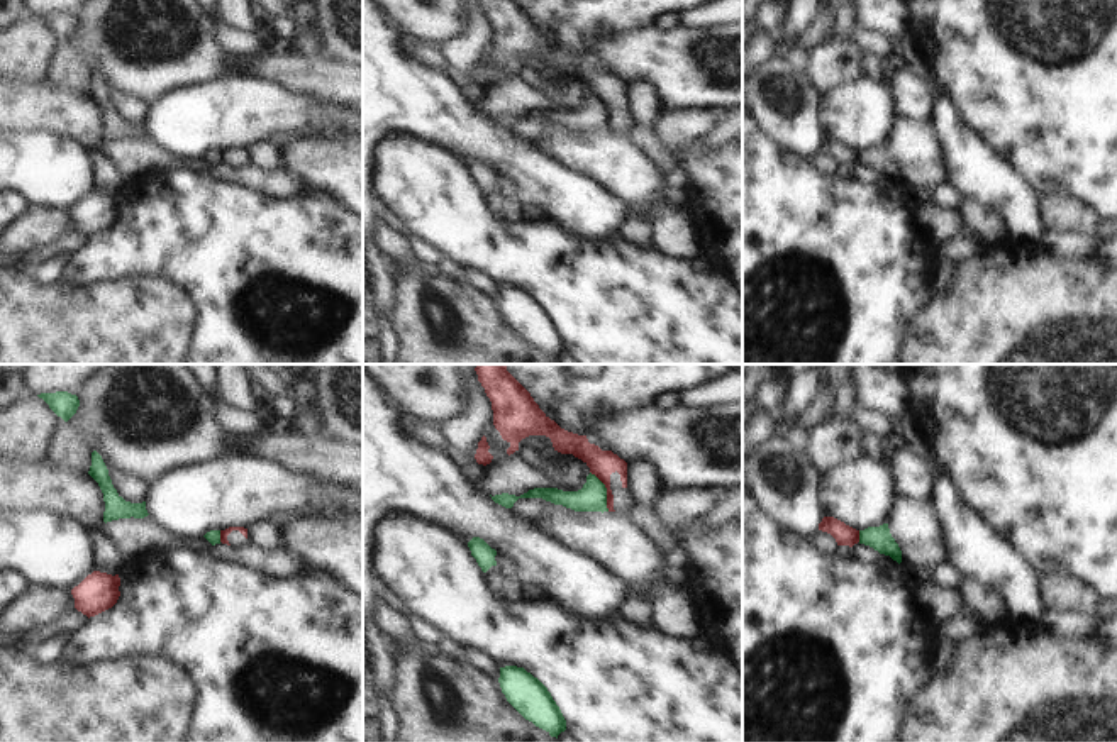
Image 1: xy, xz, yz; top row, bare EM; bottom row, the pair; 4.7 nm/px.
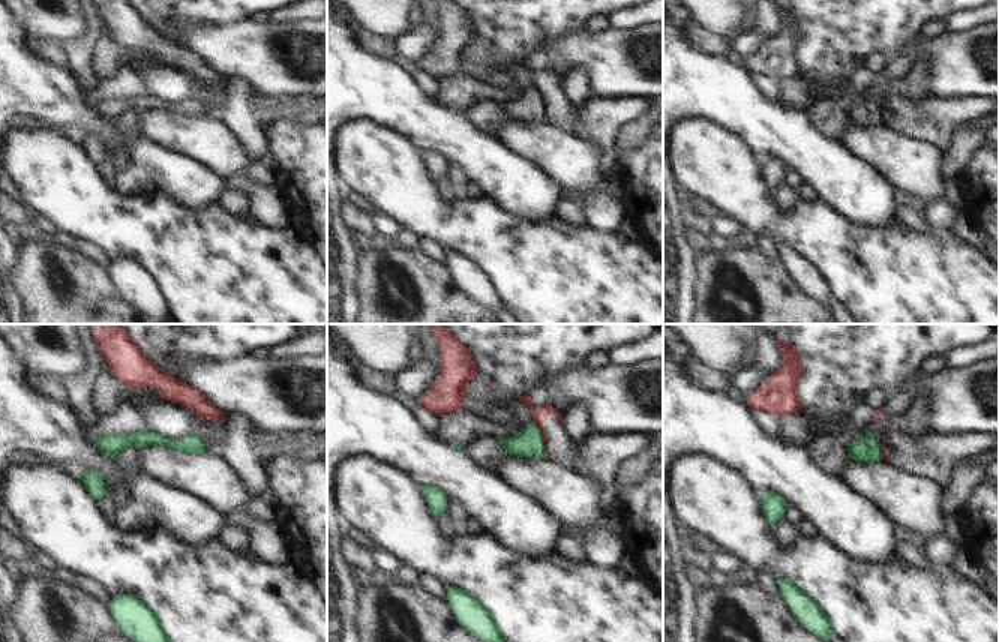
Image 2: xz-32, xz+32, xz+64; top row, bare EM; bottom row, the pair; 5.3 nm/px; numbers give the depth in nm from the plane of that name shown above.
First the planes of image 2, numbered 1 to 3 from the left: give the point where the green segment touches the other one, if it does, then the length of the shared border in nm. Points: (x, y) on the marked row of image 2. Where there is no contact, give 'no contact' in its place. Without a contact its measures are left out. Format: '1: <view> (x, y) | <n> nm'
1: no contact
2: xz+32 (543, 438) | 200 nm
3: xz+64 (882, 452) | 80 nm

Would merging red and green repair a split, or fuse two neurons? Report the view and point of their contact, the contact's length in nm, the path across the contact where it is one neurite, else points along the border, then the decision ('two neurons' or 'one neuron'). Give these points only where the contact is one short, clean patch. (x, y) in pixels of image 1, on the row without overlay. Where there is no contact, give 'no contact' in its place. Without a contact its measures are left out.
meets red in xz at (607, 112); contact 220 nm long; border along xz (590, 92), (605, 109), (605, 127), (609, 131); two neurons

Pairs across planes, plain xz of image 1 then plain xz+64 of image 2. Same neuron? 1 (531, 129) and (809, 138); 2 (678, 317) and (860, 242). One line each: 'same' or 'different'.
1: different
2: same

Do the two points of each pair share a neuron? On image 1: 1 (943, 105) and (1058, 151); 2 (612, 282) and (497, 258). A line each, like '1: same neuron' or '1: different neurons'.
1: different neurons
2: same neuron

